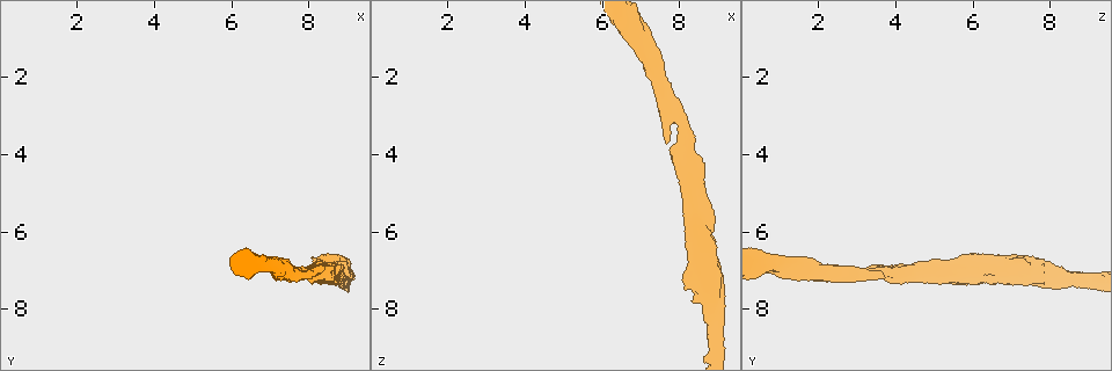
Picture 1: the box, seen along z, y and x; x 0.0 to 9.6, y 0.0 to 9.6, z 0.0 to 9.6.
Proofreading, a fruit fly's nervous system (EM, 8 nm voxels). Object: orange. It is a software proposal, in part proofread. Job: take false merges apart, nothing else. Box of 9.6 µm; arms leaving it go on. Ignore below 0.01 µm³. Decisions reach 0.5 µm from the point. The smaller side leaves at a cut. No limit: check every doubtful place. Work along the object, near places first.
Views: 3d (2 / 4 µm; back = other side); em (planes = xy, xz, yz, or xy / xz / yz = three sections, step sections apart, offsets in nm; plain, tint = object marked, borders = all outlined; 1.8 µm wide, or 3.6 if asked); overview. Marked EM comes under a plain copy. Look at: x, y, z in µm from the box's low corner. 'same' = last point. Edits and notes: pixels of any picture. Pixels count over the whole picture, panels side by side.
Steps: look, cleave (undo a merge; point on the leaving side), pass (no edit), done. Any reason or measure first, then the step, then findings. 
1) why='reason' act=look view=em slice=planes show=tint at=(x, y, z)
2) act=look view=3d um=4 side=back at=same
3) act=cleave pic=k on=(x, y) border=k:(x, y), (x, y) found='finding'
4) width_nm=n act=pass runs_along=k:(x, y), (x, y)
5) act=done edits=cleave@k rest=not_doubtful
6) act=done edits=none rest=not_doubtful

why='thick turns thin' act=look view=3d um=4 at=(8.40, 6.85, 6.50)

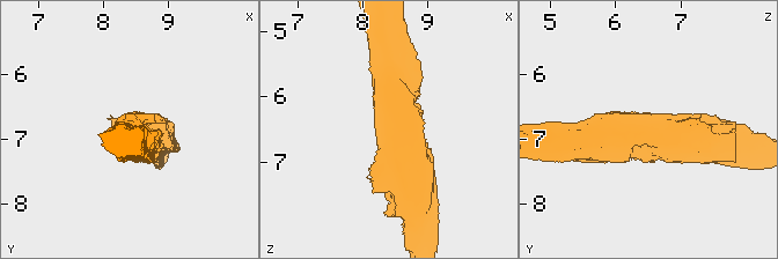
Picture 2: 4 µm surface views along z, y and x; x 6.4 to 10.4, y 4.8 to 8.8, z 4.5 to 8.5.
act=look view=em um=3.6 slice=planes show=tint at=(8.40, 6.90, 6.55)

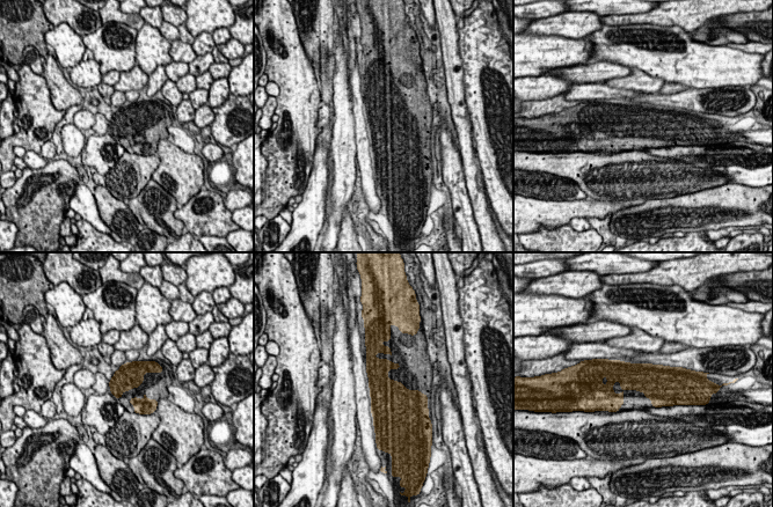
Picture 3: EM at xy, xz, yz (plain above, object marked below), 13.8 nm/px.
width_nm=360 act=pass found='one neuron here'

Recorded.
why='arms part here' act=look view=em um=3.6 slice=planes show=tint at=(7.75, 7.15, 3.05)

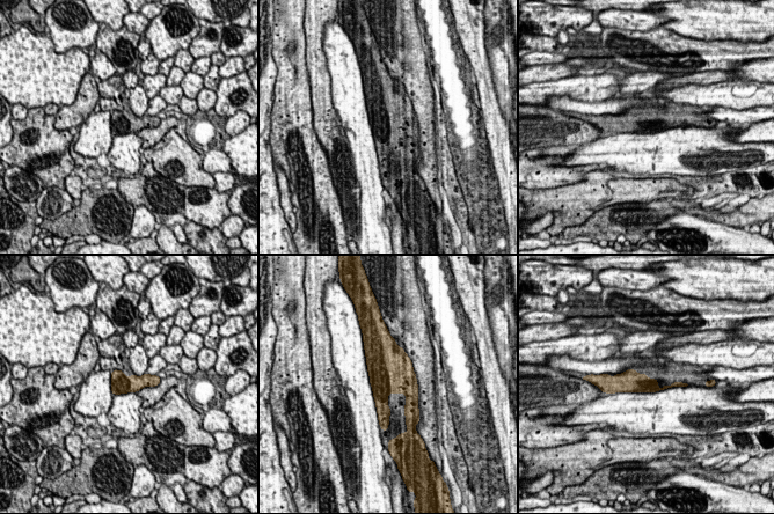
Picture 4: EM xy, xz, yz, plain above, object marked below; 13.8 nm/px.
act=pass found='all the same neuron'

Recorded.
why='sudden change in width' act=look view=3d um=4 at=(8.75, 7.10, 8.00)

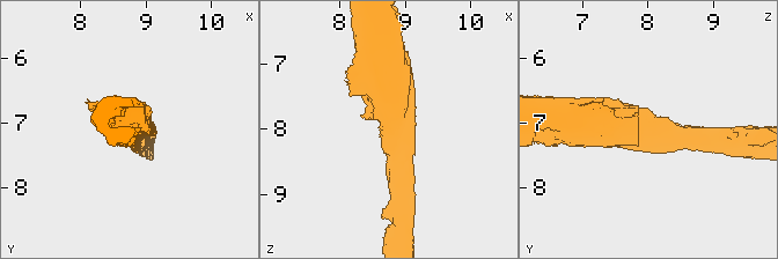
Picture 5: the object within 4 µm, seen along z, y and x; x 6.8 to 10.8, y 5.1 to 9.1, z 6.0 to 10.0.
arm_widths_nm=280,650 why='need the tissue' act=look view=em um=3.6 slice=xy step=8 show=tint at=(8.80, 7.10, 8.05)

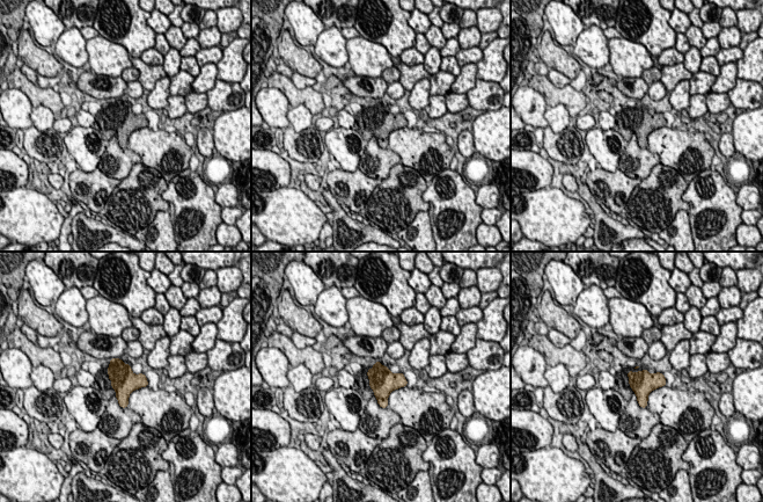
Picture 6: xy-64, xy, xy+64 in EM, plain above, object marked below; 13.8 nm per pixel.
act=pass found='one neuron here'

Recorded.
act=done edits=none rest=not_doubtful

